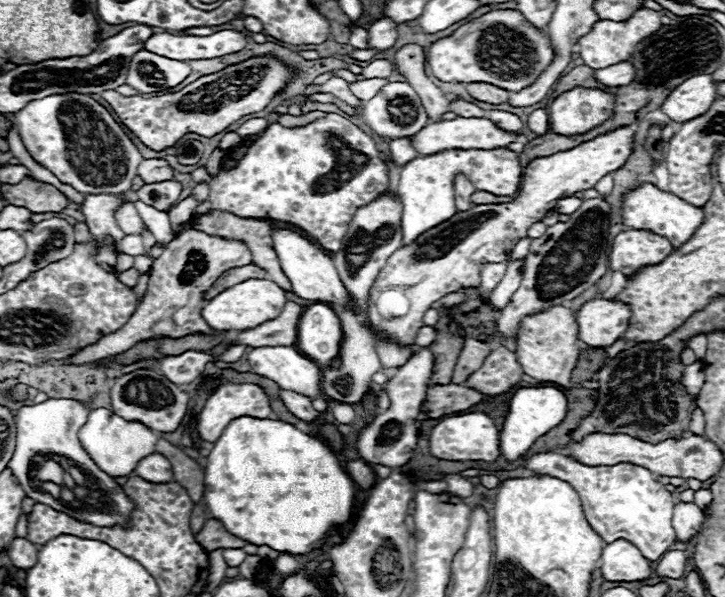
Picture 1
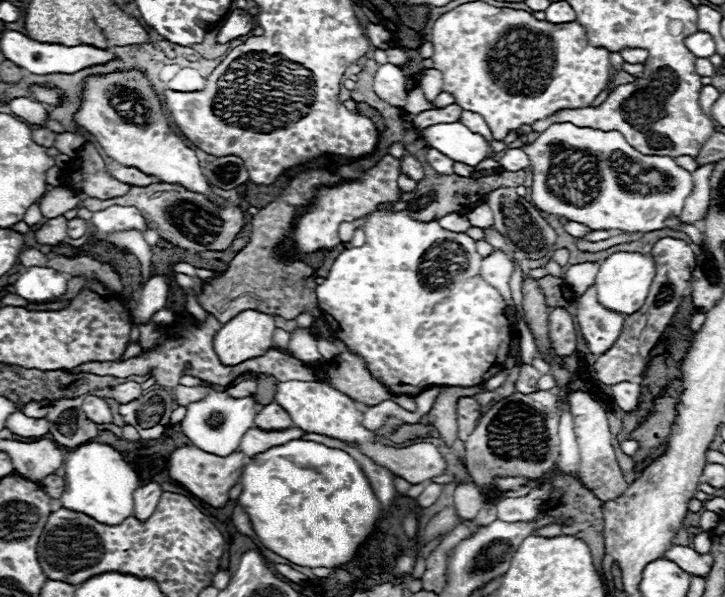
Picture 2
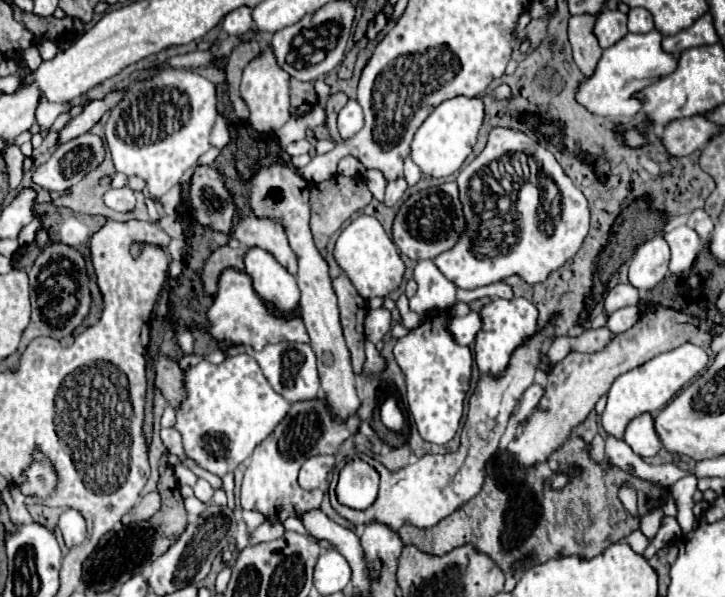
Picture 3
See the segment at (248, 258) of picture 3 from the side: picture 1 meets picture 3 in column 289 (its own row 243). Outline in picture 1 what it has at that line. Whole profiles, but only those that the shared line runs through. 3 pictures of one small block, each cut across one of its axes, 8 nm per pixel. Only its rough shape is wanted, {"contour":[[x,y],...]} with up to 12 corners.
{"contour":[[272,228],[298,298],[346,304],[330,256],[294,230]]}

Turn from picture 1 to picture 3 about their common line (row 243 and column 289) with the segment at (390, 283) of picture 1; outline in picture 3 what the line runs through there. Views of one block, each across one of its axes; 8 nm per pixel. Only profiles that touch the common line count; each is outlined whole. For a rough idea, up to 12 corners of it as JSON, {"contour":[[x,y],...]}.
{"contour":[[322,396],[294,402],[244,472],[240,504],[268,520],[320,508],[298,470],[358,418],[330,420]]}

